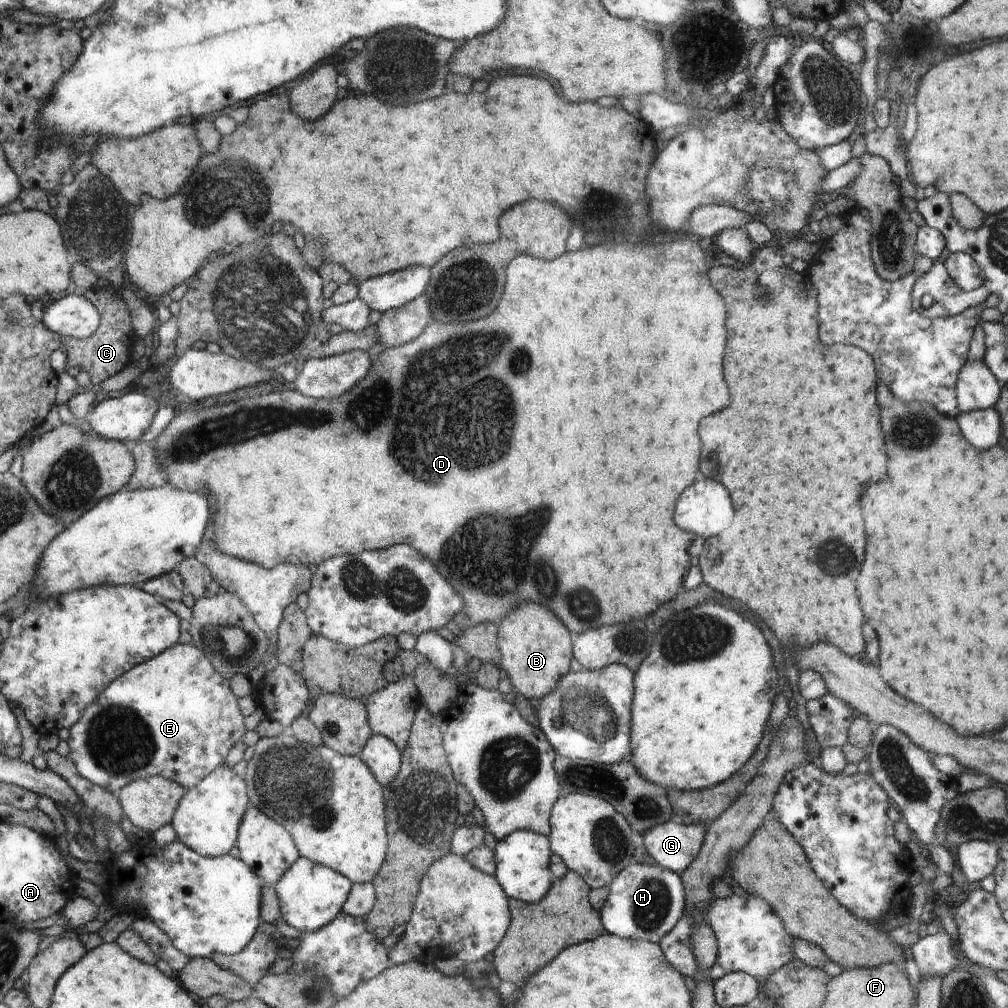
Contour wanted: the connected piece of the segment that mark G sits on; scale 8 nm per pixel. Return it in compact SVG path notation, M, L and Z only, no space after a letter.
M674 818L646 831L642 844L651 858L672 872L686 871L704 840L705 823L686 825Z

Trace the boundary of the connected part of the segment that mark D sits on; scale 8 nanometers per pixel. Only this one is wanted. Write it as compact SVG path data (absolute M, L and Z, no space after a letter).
M679 238L673 242L664 243L645 243L634 244L630 246L630 242L620 242L620 244L604 244L604 246L596 246L596 244L586 244L577 251L566 251L562 256L552 260L538 259L536 257L524 255L519 256L518 259L512 260L512 268L508 268L508 288L503 288L504 304L500 304L500 308L496 308L496 312L492 312L492 316L486 316L484 320L476 320L472 324L440 324L433 320L427 324L426 330L418 339L411 343L403 344L398 347L387 347L377 350L375 362L375 370L371 375L368 375L366 380L359 383L352 388L346 395L340 396L339 399L326 400L316 399L314 397L304 396L298 394L297 390L272 390L268 394L260 394L250 396L237 395L231 403L224 403L210 408L198 408L190 406L184 410L180 410L180 414L174 418L164 432L156 439L156 448L159 448L160 462L167 469L170 483L176 488L188 489L190 492L198 490L210 490L212 494L216 494L218 498L218 514L214 516L214 540L220 552L229 554L240 560L253 562L259 564L262 568L273 569L279 564L322 564L328 558L342 556L342 554L358 554L368 550L382 550L388 546L394 546L398 542L402 544L412 544L412 548L424 552L424 556L428 556L428 560L432 560L432 564L436 564L436 568L440 568L440 572L444 572L444 576L448 576L447 580L452 580L455 588L460 588L460 596L467 601L467 607L464 608L464 614L468 618L467 624L476 625L488 622L497 623L506 618L508 612L518 607L522 602L536 602L536 604L544 605L544 608L552 608L552 612L556 612L556 616L567 625L568 629L574 635L582 634L591 628L598 628L602 624L624 624L628 620L636 620L636 618L646 618L648 614L652 614L660 604L672 600L678 592L682 592L684 586L684 576L688 574L690 568L690 554L688 548L692 544L692 540L696 538L693 532L686 532L680 530L674 524L674 504L680 496L680 492L690 486L696 478L698 472L698 464L700 464L700 438L698 438L698 422L718 410L728 408L730 404L730 394L728 394L728 386L722 378L722 358L724 358L724 350L726 350L726 306L722 296L710 286L708 276L706 276L706 264L704 264L704 252L700 250L700 246L692 240L686 238Z

